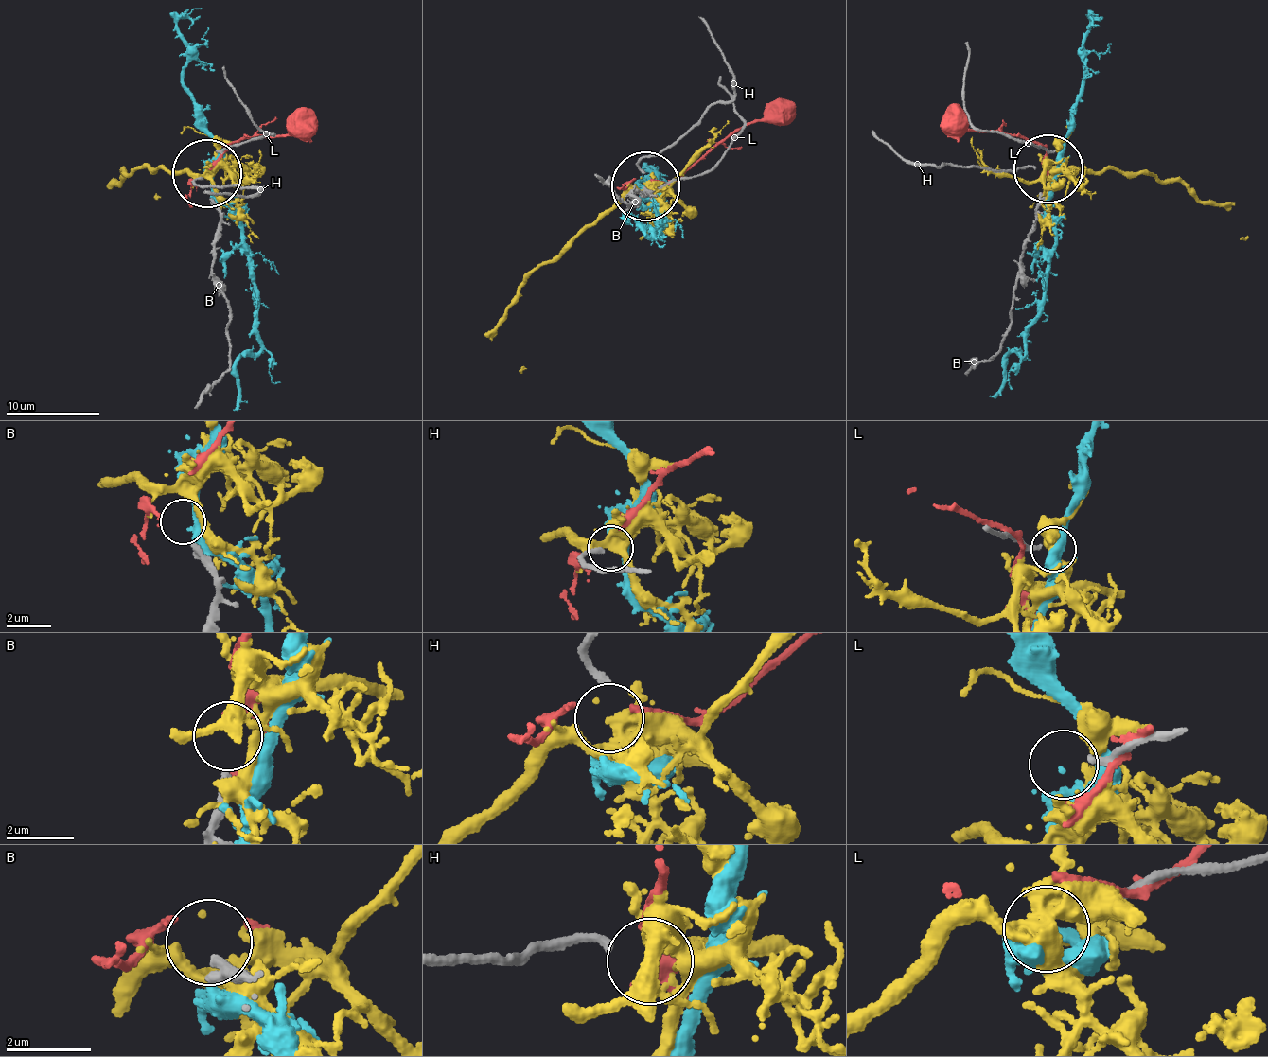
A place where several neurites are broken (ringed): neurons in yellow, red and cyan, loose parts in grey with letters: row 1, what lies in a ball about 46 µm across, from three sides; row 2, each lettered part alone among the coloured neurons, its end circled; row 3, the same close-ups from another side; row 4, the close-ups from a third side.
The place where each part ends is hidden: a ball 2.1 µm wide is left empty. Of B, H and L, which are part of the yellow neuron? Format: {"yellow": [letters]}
{"yellow": ["H"]}

